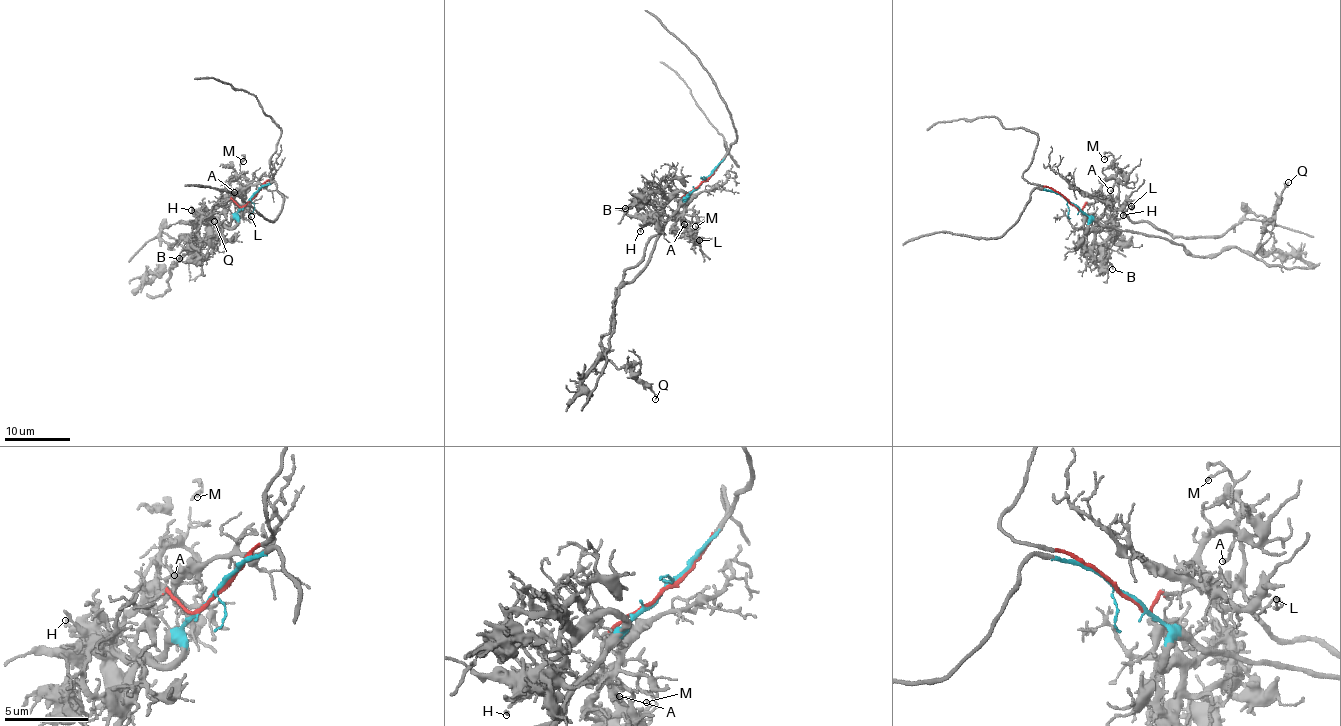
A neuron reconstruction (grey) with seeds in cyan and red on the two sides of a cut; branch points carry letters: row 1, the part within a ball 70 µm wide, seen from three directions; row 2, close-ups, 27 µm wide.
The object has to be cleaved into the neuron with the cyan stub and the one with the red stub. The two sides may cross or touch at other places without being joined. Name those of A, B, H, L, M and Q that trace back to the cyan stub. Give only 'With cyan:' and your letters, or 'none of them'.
With cyan: B, H

